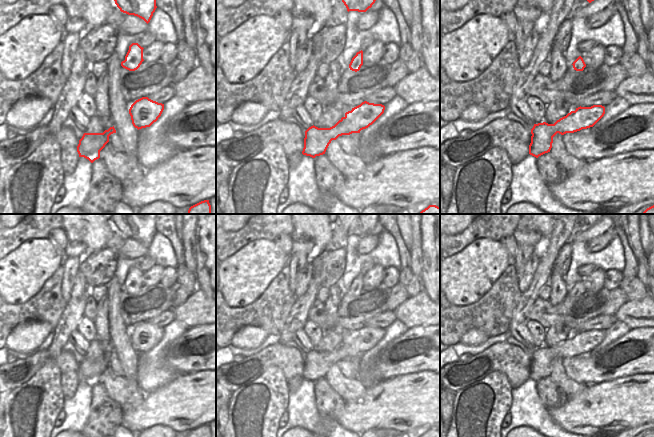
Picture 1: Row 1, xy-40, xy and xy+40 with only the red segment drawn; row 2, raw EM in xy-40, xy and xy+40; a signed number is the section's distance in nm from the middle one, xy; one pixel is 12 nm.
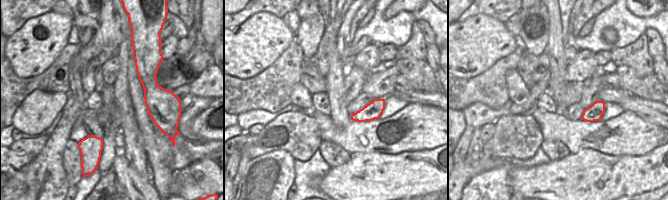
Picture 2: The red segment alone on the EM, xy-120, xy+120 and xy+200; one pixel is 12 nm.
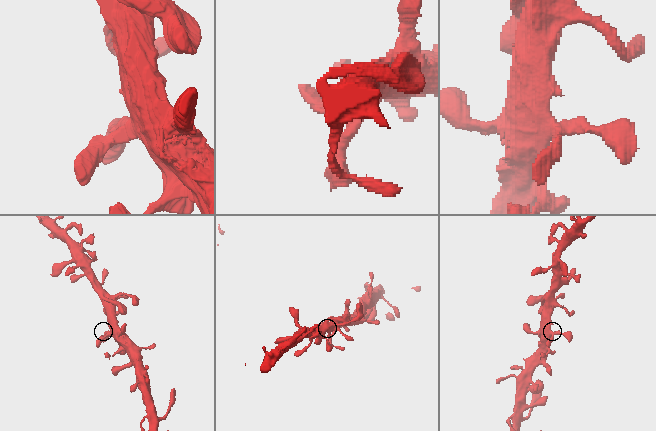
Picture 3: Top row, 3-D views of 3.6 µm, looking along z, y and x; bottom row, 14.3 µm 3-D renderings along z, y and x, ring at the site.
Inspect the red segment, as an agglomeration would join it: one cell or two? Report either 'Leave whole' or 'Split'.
Leave whole

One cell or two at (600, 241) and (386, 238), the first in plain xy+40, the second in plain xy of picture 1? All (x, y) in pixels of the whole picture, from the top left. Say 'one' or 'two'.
two

